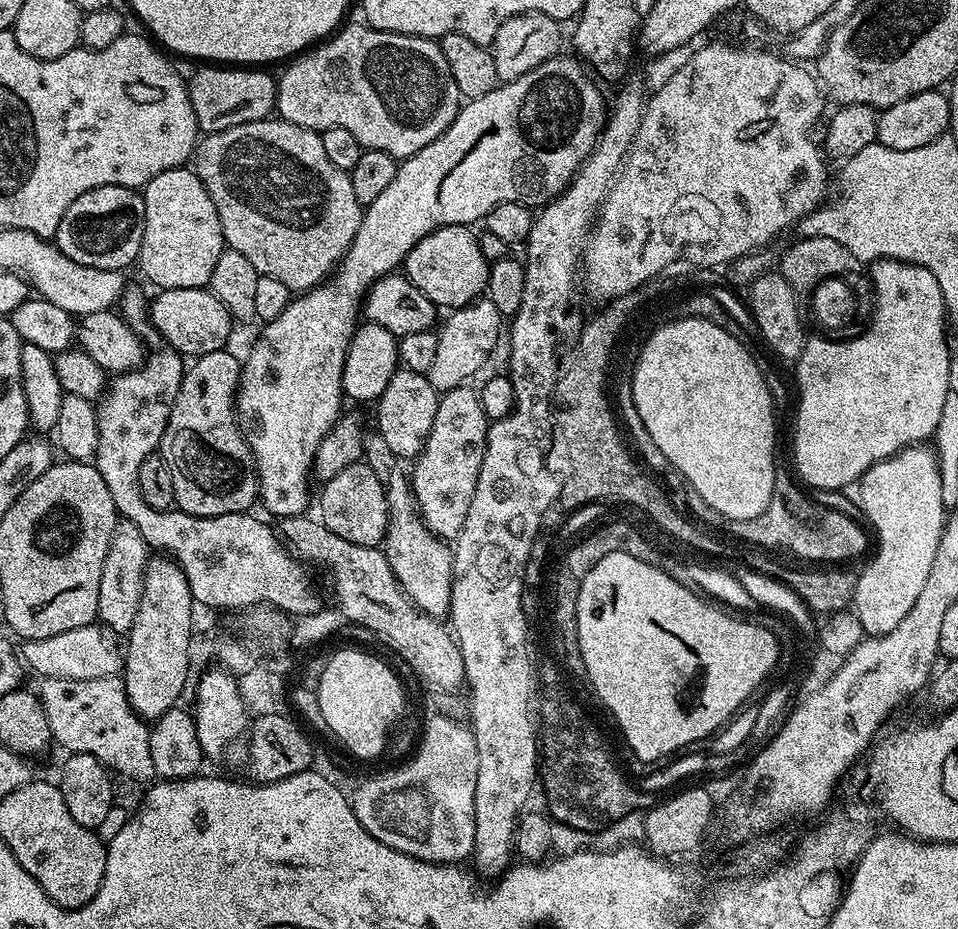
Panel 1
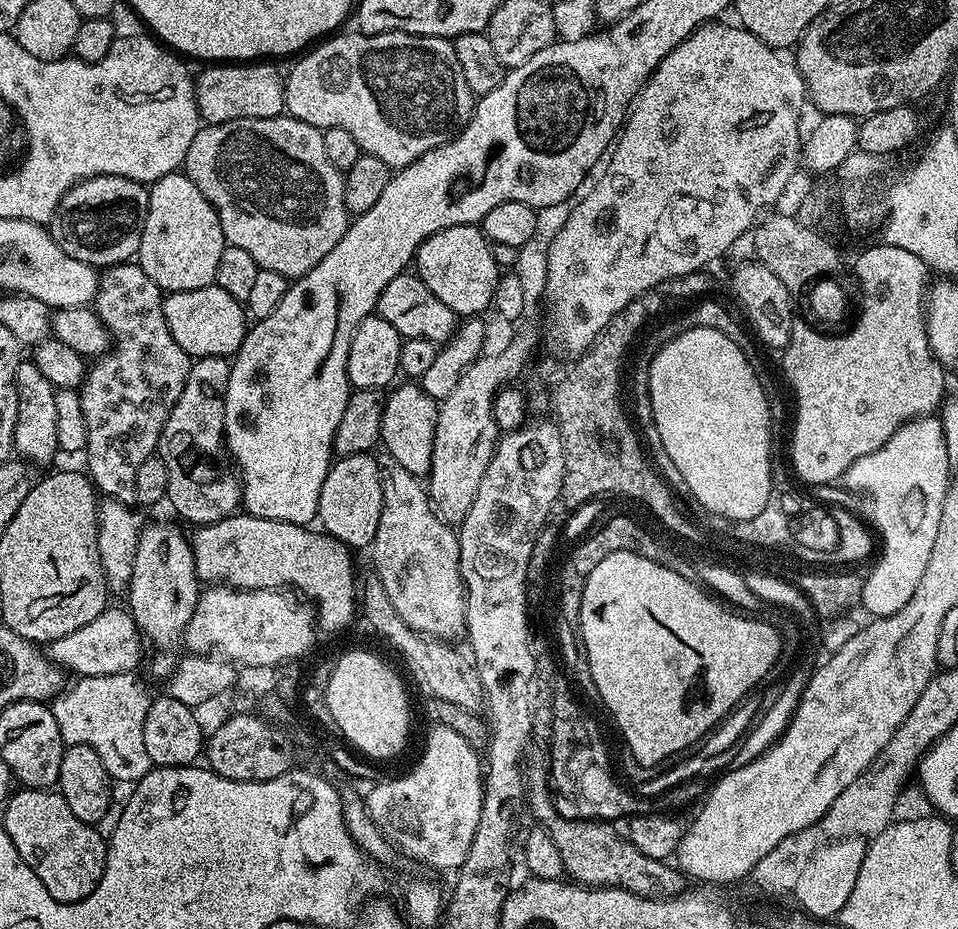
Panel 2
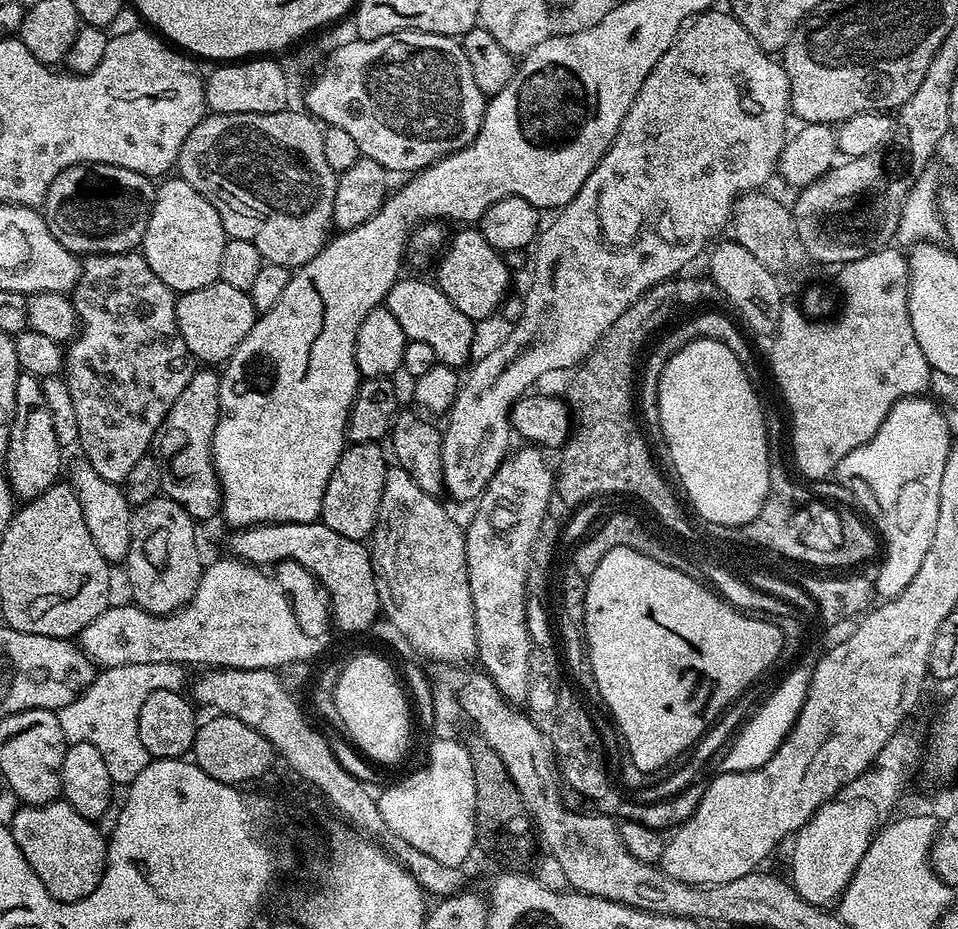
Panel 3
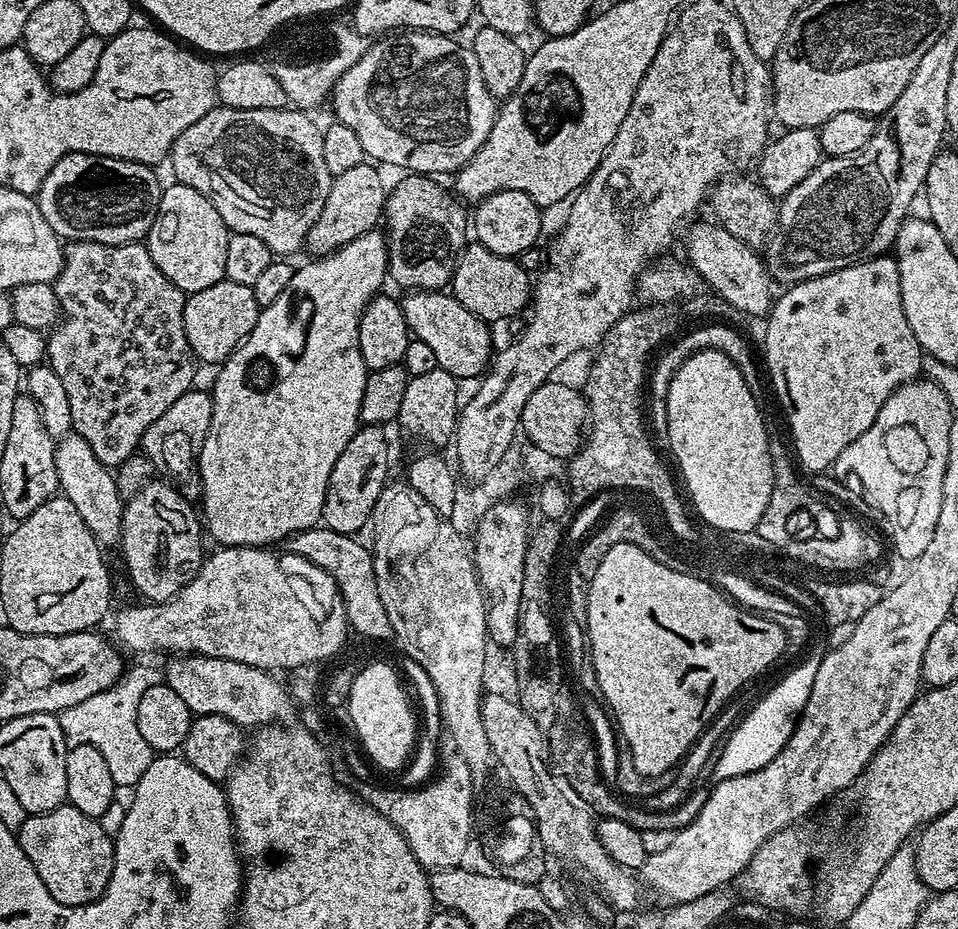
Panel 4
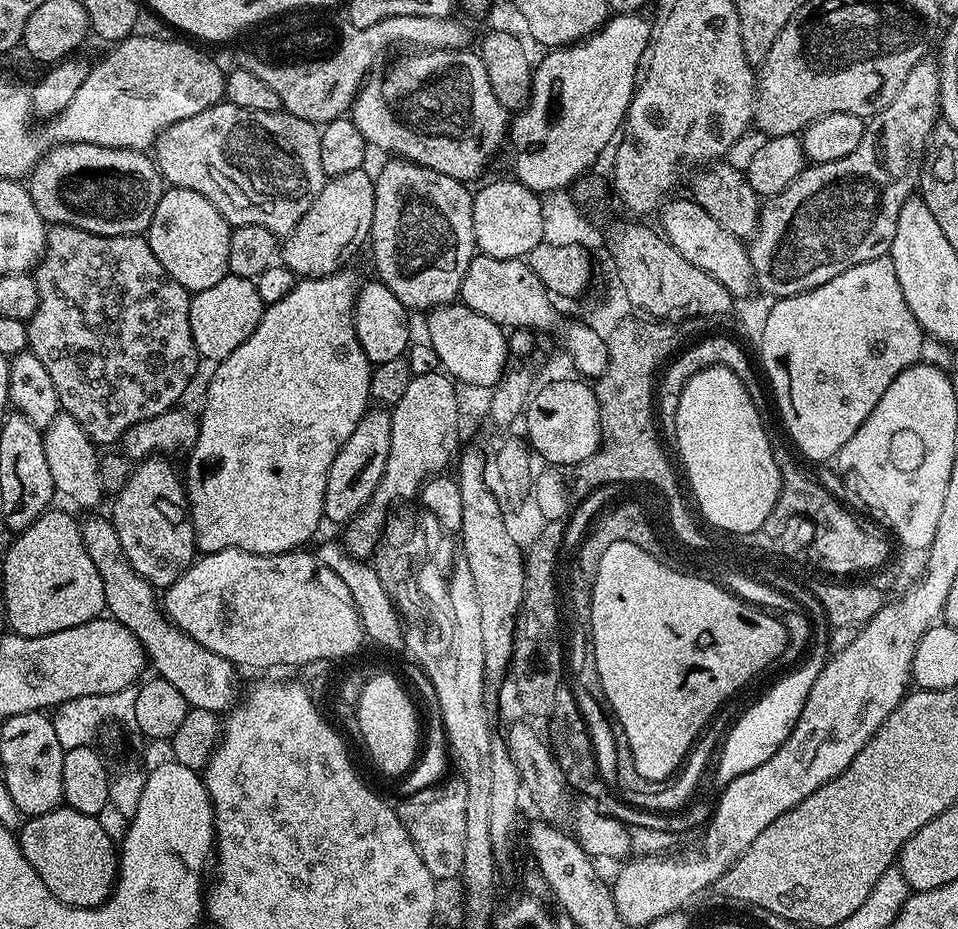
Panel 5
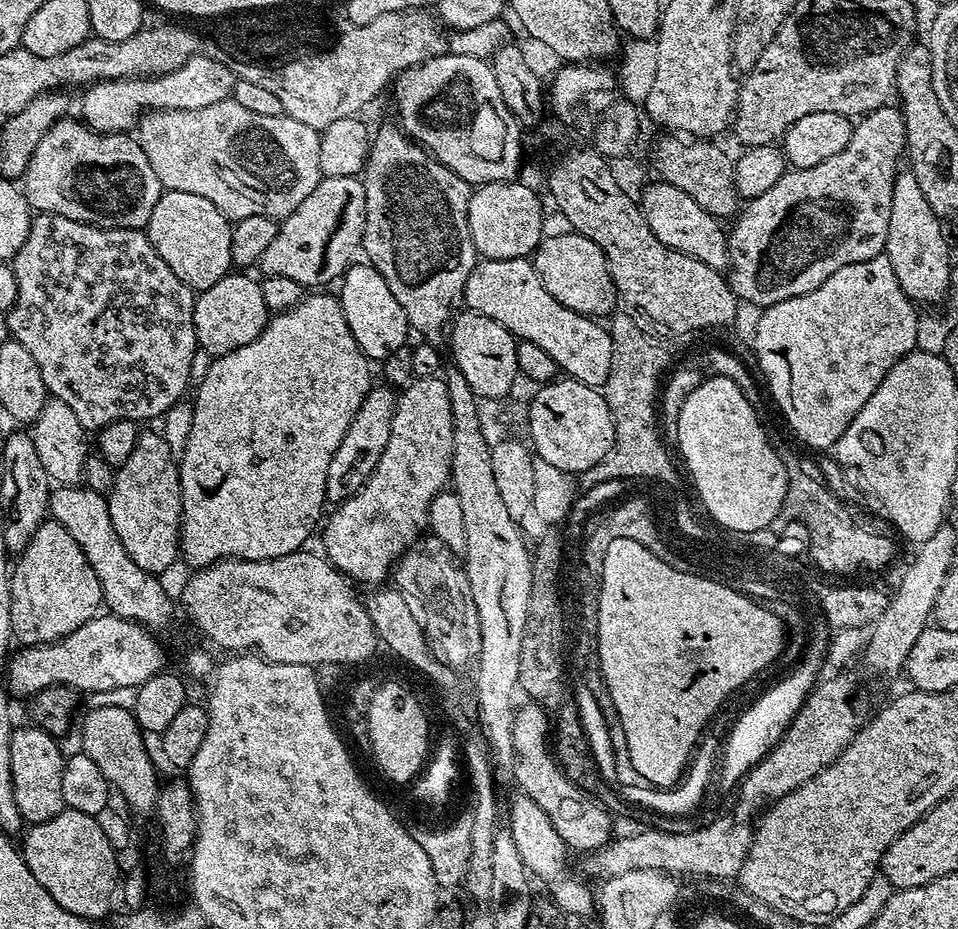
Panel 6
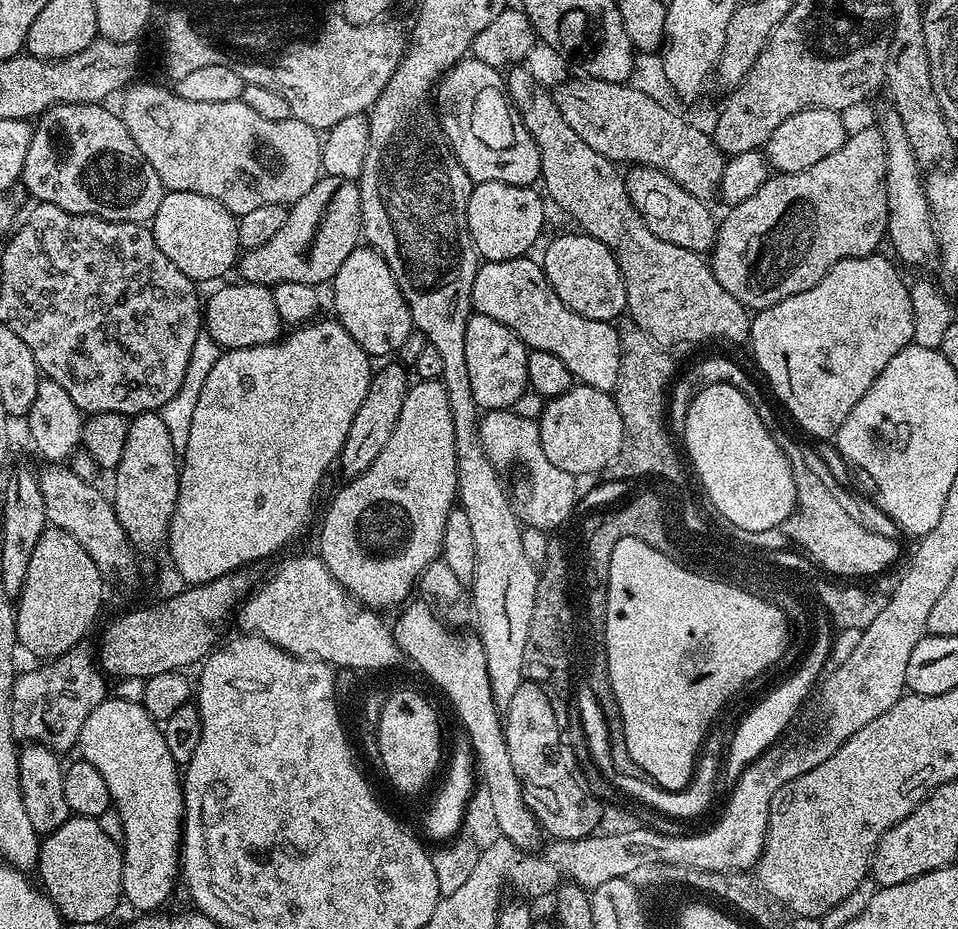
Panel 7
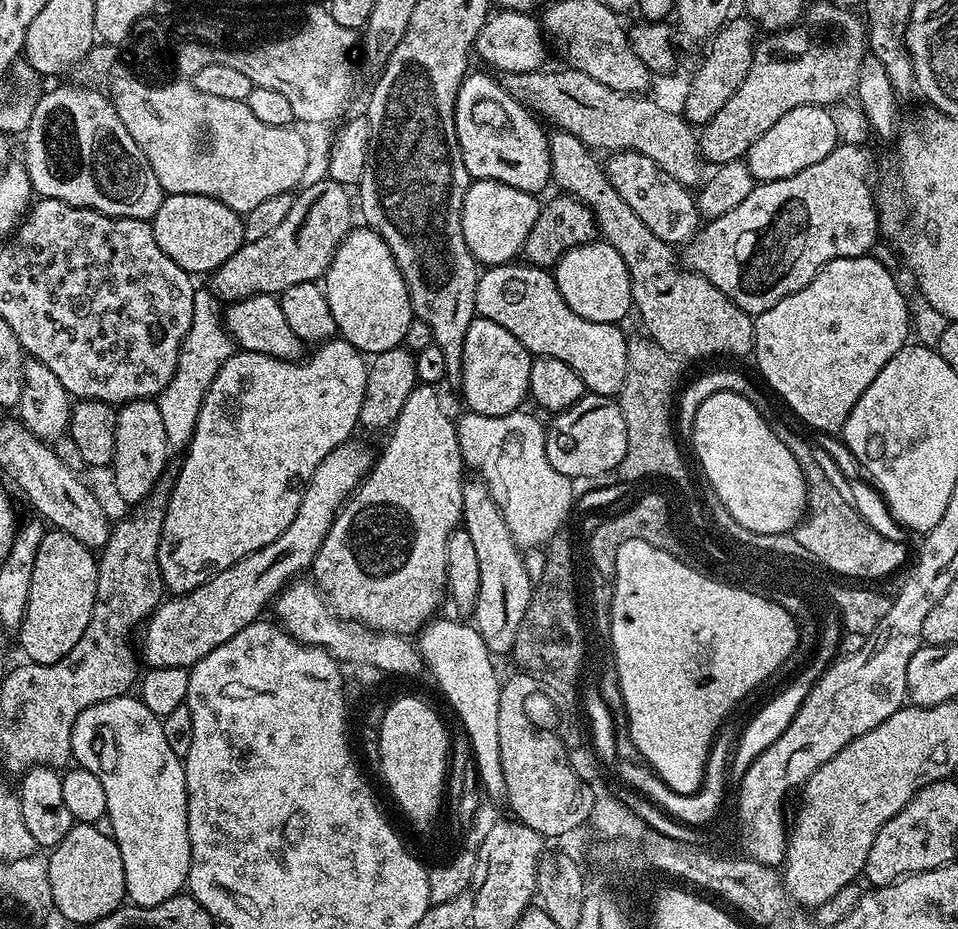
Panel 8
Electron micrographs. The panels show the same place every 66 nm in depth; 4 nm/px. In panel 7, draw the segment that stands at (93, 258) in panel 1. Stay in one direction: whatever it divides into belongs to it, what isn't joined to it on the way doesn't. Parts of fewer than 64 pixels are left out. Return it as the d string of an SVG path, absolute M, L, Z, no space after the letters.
M103 103L98 104L56 104L53 108L48 108L41 112L35 121L30 138L30 150L26 150L26 166L22 177L23 187L28 187L28 192L33 197L33 201L41 204L53 204L70 214L82 214L83 216L100 216L103 220L117 220L118 222L134 222L135 224L148 224L154 214L158 214L158 206L162 202L165 194L163 182L154 174L154 166L146 162L142 150L134 146L134 138L130 138L130 130L126 130L123 119L115 111L112 112Z

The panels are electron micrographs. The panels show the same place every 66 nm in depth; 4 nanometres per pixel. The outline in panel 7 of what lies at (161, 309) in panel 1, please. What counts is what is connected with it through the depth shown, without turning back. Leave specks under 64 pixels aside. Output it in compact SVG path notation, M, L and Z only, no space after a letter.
M235 283L218 289L209 300L207 297L202 308L203 331L224 350L262 346L281 339L282 325L278 309L274 306L271 287L266 284Z

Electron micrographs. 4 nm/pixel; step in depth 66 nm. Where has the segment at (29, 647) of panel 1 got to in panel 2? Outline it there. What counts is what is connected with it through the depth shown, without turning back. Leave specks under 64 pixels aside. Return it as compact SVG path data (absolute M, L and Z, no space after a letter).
M109 606L105 608L102 614L98 614L98 618L94 618L94 622L74 630L74 634L66 634L66 638L53 640L50 645L52 659L69 673L76 672L74 674L77 677L122 674L123 672L135 673L139 669L140 659L144 656L146 644L142 639L140 627L134 622L131 612L123 607L120 608Z

